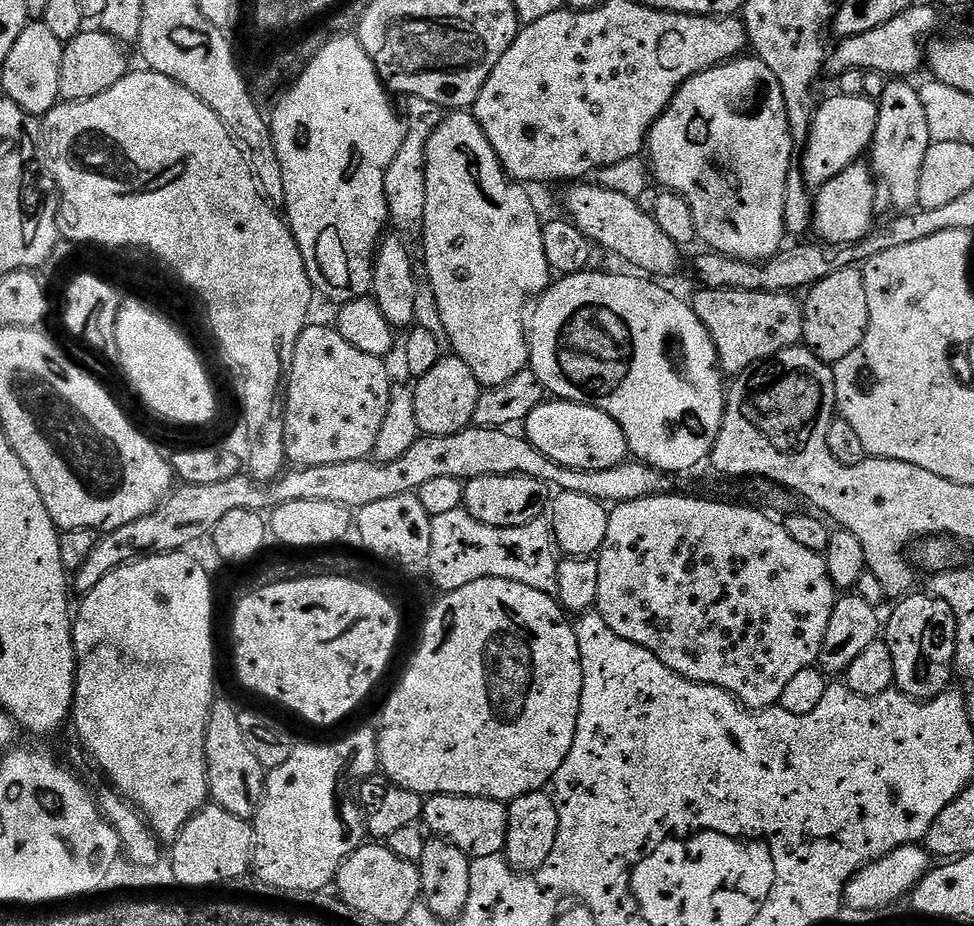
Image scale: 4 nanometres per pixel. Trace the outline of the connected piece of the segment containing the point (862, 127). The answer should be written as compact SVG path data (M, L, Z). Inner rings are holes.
M833 94L829 100L821 99L818 107L811 113L812 125L808 128L808 149L804 152L804 157L799 157L798 168L802 173L803 181L809 189L819 190L824 184L830 182L832 178L840 174L851 164L857 163L871 149L874 138L876 119L878 110L877 101L870 100L865 95L862 96L842 96Z

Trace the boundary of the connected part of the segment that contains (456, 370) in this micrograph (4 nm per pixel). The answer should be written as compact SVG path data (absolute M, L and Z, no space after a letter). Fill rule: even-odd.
M454 354L441 355L438 366L430 374L419 377L412 388L414 394L414 418L418 418L421 433L426 436L445 436L461 432L474 418L475 406L482 393L474 370Z

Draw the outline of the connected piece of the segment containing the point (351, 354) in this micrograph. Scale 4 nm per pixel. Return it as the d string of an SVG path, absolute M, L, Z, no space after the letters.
M309 323L294 346L284 413L284 455L287 463L300 468L354 462L373 455L378 432L385 421L387 403L394 387L383 359L371 356L346 342L335 327Z

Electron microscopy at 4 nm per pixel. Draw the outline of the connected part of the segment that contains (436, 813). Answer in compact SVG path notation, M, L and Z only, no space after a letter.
M429 796L424 802L422 824L433 837L449 840L470 858L500 856L506 842L508 810L498 800L473 796Z

